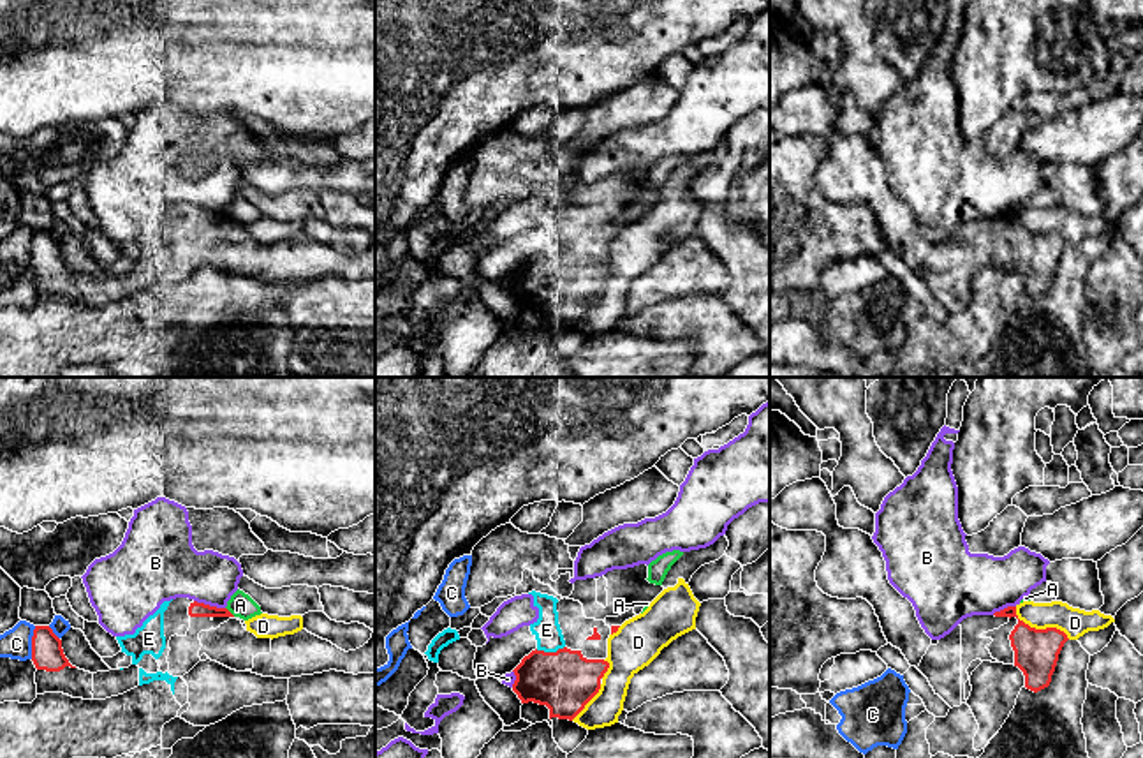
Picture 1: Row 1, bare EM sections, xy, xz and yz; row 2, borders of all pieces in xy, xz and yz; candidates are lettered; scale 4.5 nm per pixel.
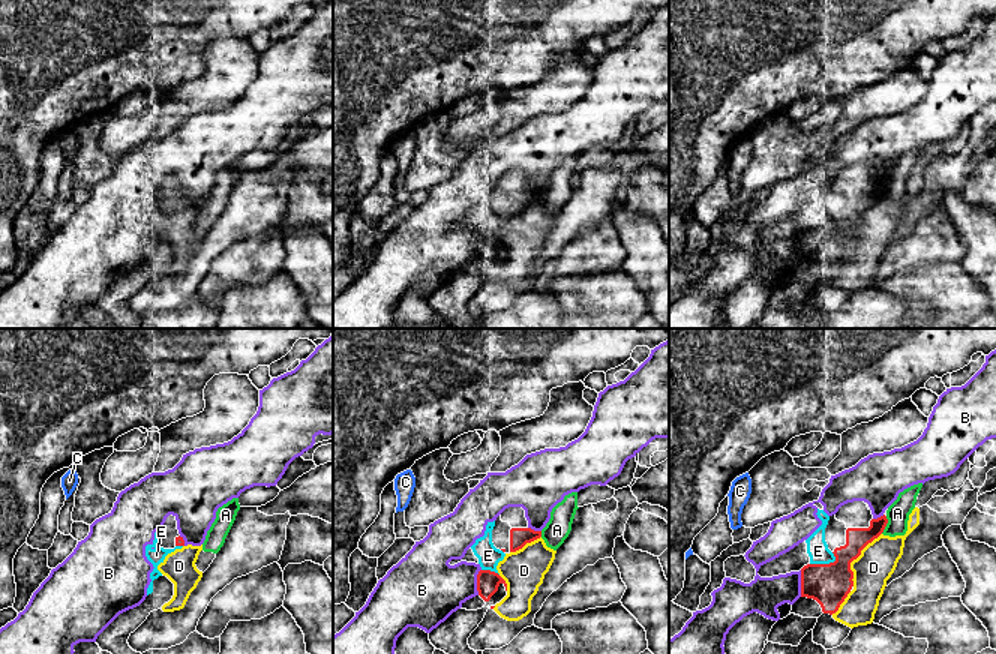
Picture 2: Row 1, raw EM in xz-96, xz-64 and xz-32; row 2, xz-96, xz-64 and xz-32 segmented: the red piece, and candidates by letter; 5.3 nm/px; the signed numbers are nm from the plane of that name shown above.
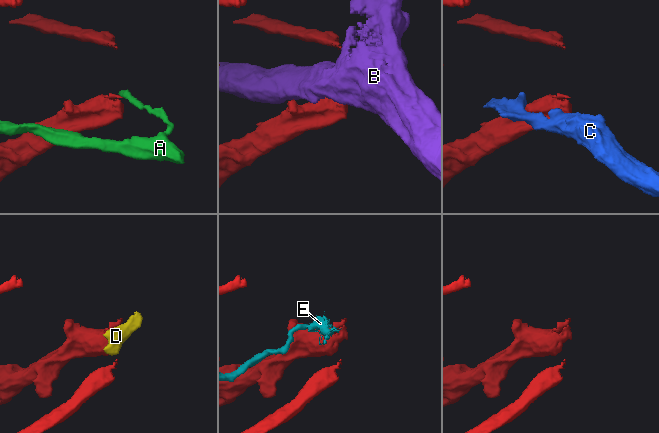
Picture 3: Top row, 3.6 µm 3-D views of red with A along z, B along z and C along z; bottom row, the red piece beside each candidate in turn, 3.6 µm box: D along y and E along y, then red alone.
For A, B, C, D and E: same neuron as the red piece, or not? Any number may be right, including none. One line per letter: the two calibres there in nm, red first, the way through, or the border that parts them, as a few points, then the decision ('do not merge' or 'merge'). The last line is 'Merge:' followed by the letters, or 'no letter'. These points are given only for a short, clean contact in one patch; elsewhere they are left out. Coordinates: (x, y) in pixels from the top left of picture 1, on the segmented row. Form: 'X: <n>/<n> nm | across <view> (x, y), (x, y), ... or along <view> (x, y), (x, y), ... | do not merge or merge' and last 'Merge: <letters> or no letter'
A: 70/110 nm | along xy (226, 607), (235, 616) | do not merge
B: 70/280 nm | do not merge
C: 140/140 nm | along xy (36, 626), (30, 658) | do not merge
D: 200/140 nm | do not merge
E: 280/120 nm | do not merge
Merge: no letter

